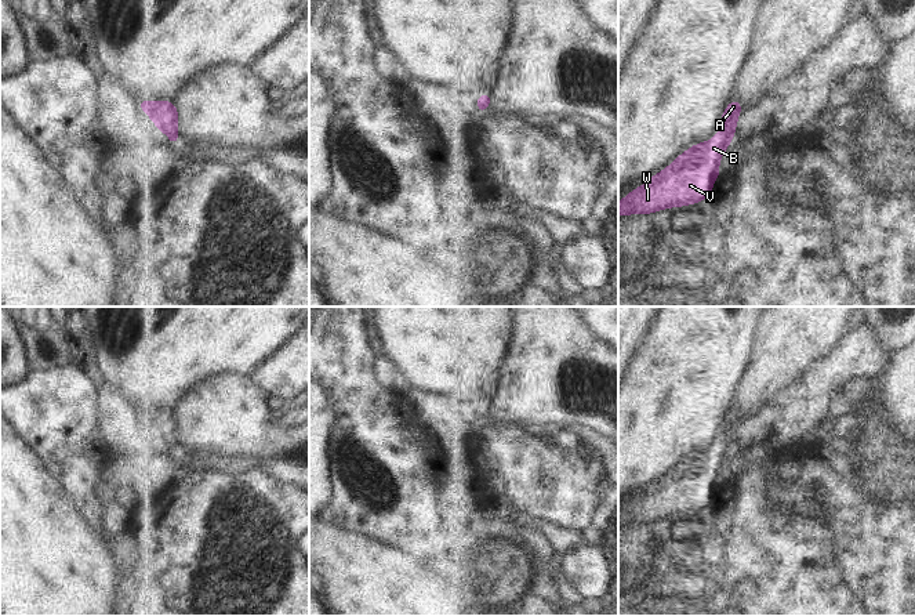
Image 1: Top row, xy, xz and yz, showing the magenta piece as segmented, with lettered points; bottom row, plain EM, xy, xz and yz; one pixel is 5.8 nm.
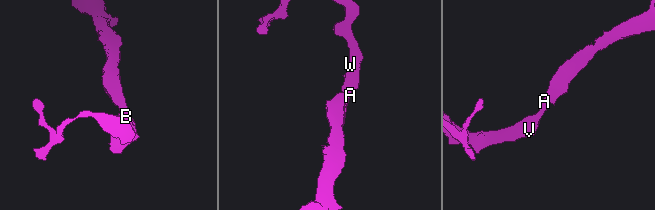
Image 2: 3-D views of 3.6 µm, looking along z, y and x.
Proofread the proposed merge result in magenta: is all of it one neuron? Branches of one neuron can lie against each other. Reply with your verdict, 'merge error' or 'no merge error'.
no merge error

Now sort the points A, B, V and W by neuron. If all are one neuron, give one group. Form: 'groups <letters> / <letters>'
groups A B V W

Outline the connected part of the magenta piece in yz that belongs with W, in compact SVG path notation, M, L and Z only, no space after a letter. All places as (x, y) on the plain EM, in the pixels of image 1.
M738 409L730 410L719 432L720 442L693 454L649 492L628 503L618 512L618 525L649 523L707 508L719 486L719 470L733 449L741 418Z

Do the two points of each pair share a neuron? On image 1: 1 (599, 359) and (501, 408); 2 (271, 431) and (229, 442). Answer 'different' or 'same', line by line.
1: same
2: same

